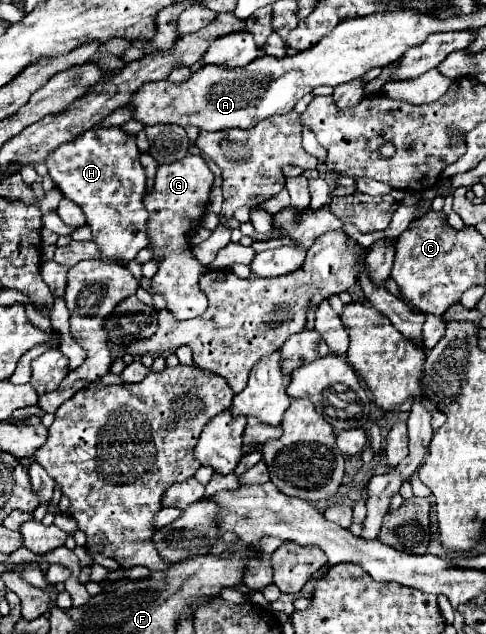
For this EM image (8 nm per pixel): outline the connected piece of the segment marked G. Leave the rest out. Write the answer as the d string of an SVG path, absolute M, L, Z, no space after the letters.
M186 155L182 161L172 165L160 165L156 173L156 185L150 195L144 197L146 209L150 213L148 221L148 235L150 247L156 251L156 259L162 259L158 273L152 279L152 291L162 293L168 311L176 319L192 319L206 311L208 299L200 291L198 279L206 273L206 267L200 265L190 253L190 245L186 243L186 235L202 221L210 197L214 175L208 169L206 161L200 155Z

